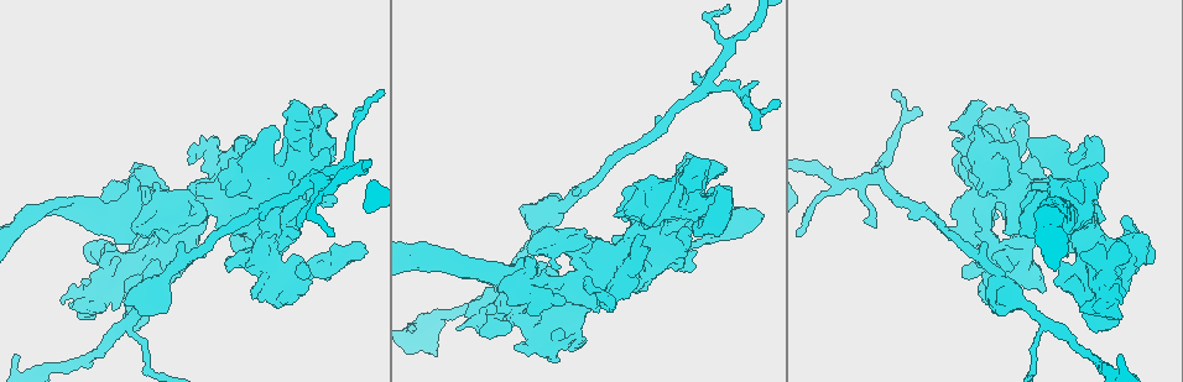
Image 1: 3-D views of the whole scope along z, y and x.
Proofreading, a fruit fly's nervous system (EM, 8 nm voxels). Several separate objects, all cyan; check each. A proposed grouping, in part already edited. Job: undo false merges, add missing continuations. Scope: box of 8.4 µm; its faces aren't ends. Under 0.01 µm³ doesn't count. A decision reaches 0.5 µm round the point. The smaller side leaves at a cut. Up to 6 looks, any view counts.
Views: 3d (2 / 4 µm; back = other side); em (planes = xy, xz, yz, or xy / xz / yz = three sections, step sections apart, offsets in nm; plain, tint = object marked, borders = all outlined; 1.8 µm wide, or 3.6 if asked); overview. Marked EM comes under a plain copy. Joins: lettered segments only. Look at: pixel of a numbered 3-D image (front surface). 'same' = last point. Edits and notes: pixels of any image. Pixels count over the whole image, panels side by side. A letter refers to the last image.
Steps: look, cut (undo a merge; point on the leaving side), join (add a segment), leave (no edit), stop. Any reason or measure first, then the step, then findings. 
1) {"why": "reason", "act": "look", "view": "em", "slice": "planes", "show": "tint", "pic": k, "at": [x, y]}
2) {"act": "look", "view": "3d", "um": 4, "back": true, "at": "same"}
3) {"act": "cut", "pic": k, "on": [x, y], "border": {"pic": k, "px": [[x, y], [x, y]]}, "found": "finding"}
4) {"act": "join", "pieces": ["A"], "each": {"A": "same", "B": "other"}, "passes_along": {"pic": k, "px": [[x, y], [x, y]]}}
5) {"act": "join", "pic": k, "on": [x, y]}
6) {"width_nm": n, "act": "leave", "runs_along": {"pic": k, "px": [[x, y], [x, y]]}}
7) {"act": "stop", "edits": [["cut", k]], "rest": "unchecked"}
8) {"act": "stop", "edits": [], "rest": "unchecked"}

{"why": "sudden change in width", "act": "look", "view": "em", "slice": "xz", "step": 8, "show": "tint", "pic": 1, "at": [283, 217]}

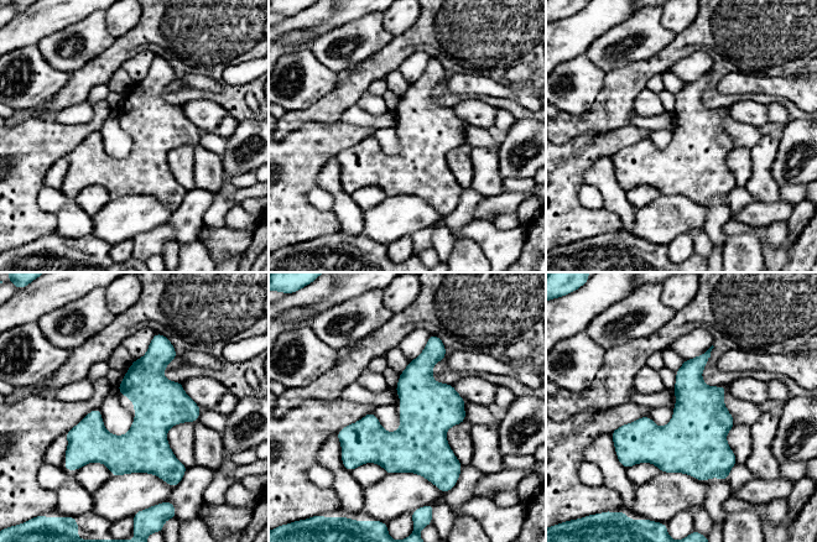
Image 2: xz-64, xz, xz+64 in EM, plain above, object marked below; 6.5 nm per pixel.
{"act": "look", "view": "em", "slice": "planes", "show": "tint", "at": "same"}

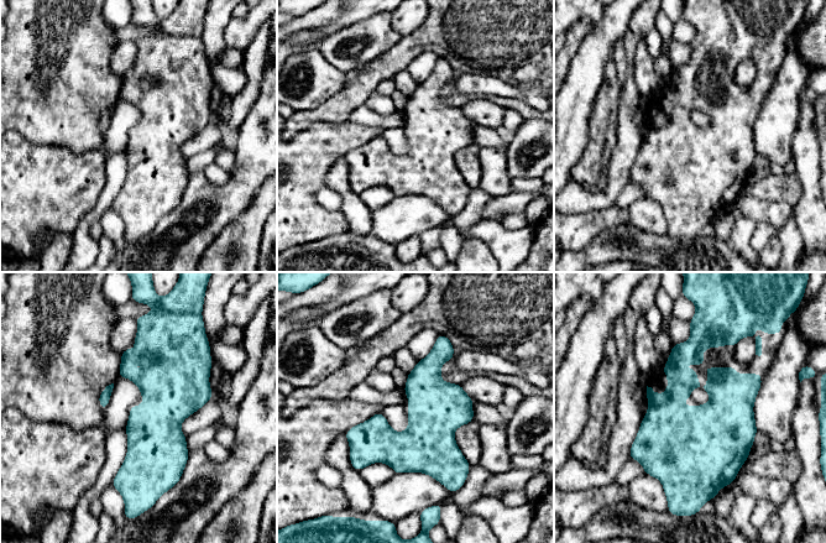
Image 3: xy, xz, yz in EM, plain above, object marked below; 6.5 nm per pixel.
{"act": "look", "view": "em", "slice": "planes", "show": "borders", "at": "same"}

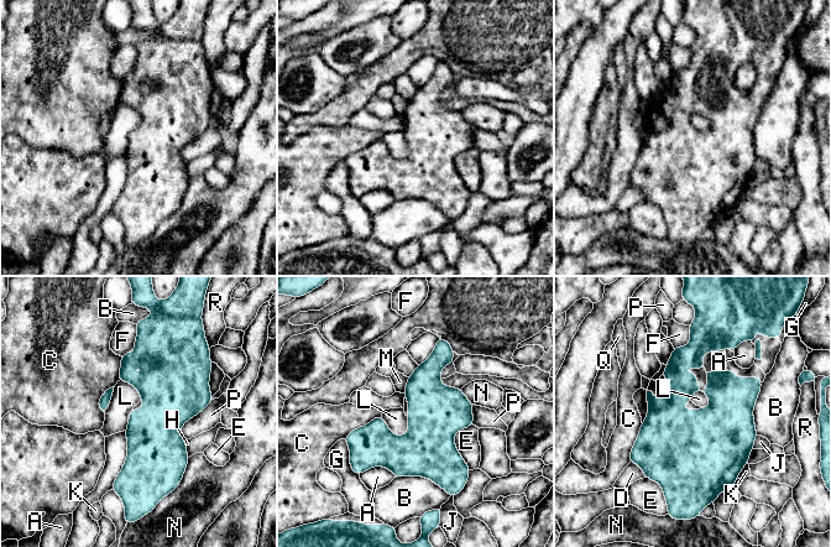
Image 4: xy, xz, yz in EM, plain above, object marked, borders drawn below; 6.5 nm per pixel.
{"act": "leave", "each": {"A": "other", "B": "other", "C": "other", "D": "other", "E": "other", "F": "other", "G": "other", "H": "other", "J": "other", "K": "other", "L": "other", "M": "other", "N": "other", "P": "other", "Q": "other", "R": "other"}, "border": {"pic": 4, "px": [[381, 416], [395, 435], [408, 432]]}, "found": "one neuron here"}

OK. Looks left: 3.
{"why": "closes a loop", "act": "look", "view": "3d", "um": 4, "pic": 1, "at": [1120, 267]}

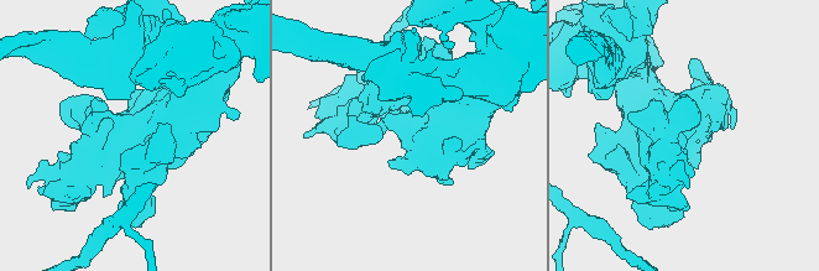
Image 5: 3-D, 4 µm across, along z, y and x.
{"act": "look", "view": "em", "um": 3.6, "slice": "planes", "show": "borders", "pic": 5, "at": [419, 128]}

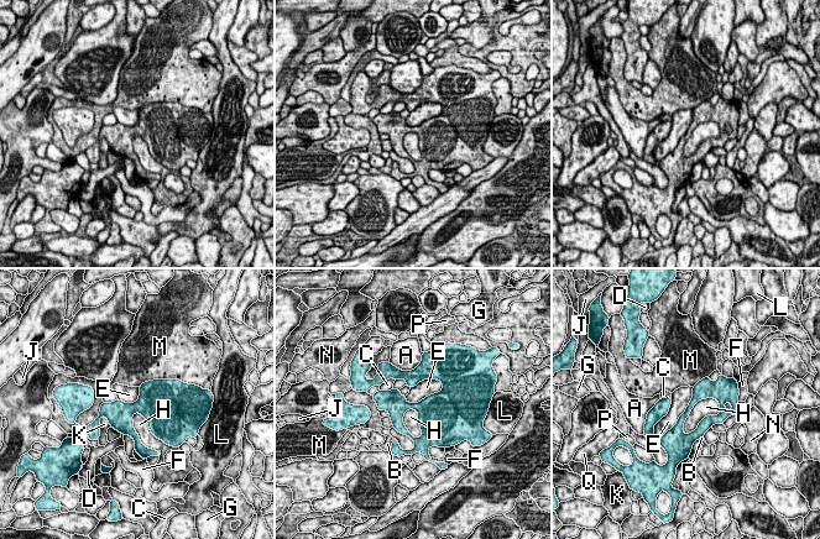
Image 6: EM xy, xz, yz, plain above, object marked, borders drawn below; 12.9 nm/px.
{"act": "leave", "each": {"A": "other", "B": "other", "C": "other", "D": "other", "E": "other", "F": "other", "G": "other", "H": "other", "J": "other", "K": "other", "L": "other", "M": "other", "N": "other", "P": "other", "Q": "other"}, "border": {"pic": 6, "px": [[715, 398], [694, 406], [684, 434]]}, "found": "all the same neuron"}

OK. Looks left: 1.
{"act": "stop", "edits": [], "rest": "unchecked"}

